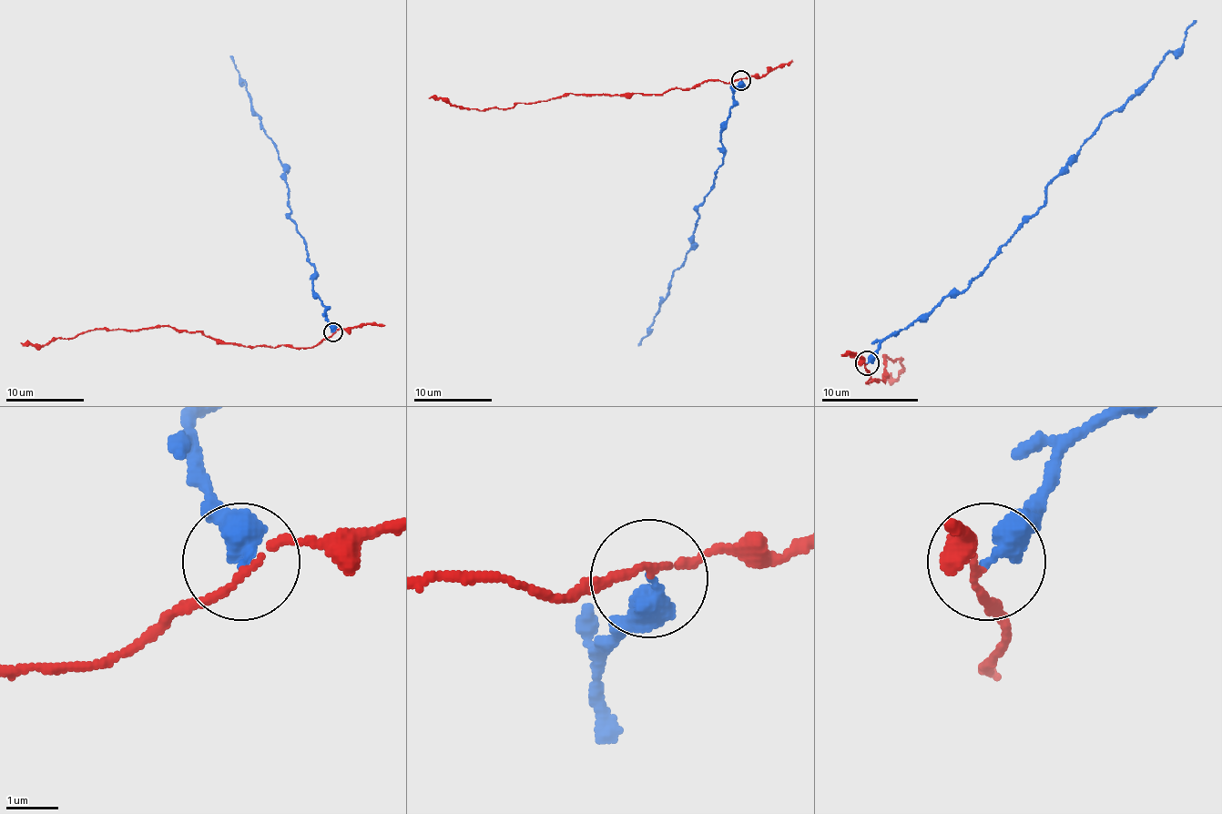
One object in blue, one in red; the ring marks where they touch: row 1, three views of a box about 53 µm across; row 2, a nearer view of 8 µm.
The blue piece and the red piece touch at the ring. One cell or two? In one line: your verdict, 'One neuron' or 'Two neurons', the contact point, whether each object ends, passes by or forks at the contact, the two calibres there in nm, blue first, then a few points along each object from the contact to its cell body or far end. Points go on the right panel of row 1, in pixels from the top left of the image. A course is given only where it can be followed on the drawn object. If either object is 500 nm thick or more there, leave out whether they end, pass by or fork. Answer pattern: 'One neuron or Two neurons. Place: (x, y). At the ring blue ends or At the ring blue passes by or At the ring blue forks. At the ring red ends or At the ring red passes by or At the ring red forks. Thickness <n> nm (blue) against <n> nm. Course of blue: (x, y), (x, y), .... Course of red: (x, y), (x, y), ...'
Two neurons. Place: (867, 363). At the ring blue ends. At the ring red passes by. Thickness 420 nm (blue) against 110 nm. Course of blue: (866, 363), (888, 337), (975, 279), (1043, 203), (1046, 187), (1106, 116), (1179, 48), (1196, 21). Course of red: (866, 363), (871, 378), (866, 383), (883, 381), (883, 356), (902, 359), (905, 371), (898, 378), (888, 376)

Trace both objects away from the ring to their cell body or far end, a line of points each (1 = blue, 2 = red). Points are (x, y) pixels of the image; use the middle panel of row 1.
1: (741, 80), (722, 133), (724, 162), (698, 208), (694, 244), (673, 273), (668, 295), (637, 346)
2: (741, 80), (704, 80), (661, 94), (563, 94), (481, 111), (428, 97)

